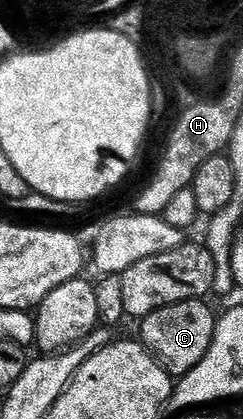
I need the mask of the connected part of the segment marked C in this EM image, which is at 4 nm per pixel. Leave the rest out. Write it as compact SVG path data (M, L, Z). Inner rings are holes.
M205 299L185 300L176 302L172 306L164 306L152 310L152 314L141 317L142 336L140 342L154 355L158 364L171 377L181 378L199 364L208 354L214 341L214 331L218 325L216 312L206 305Z

